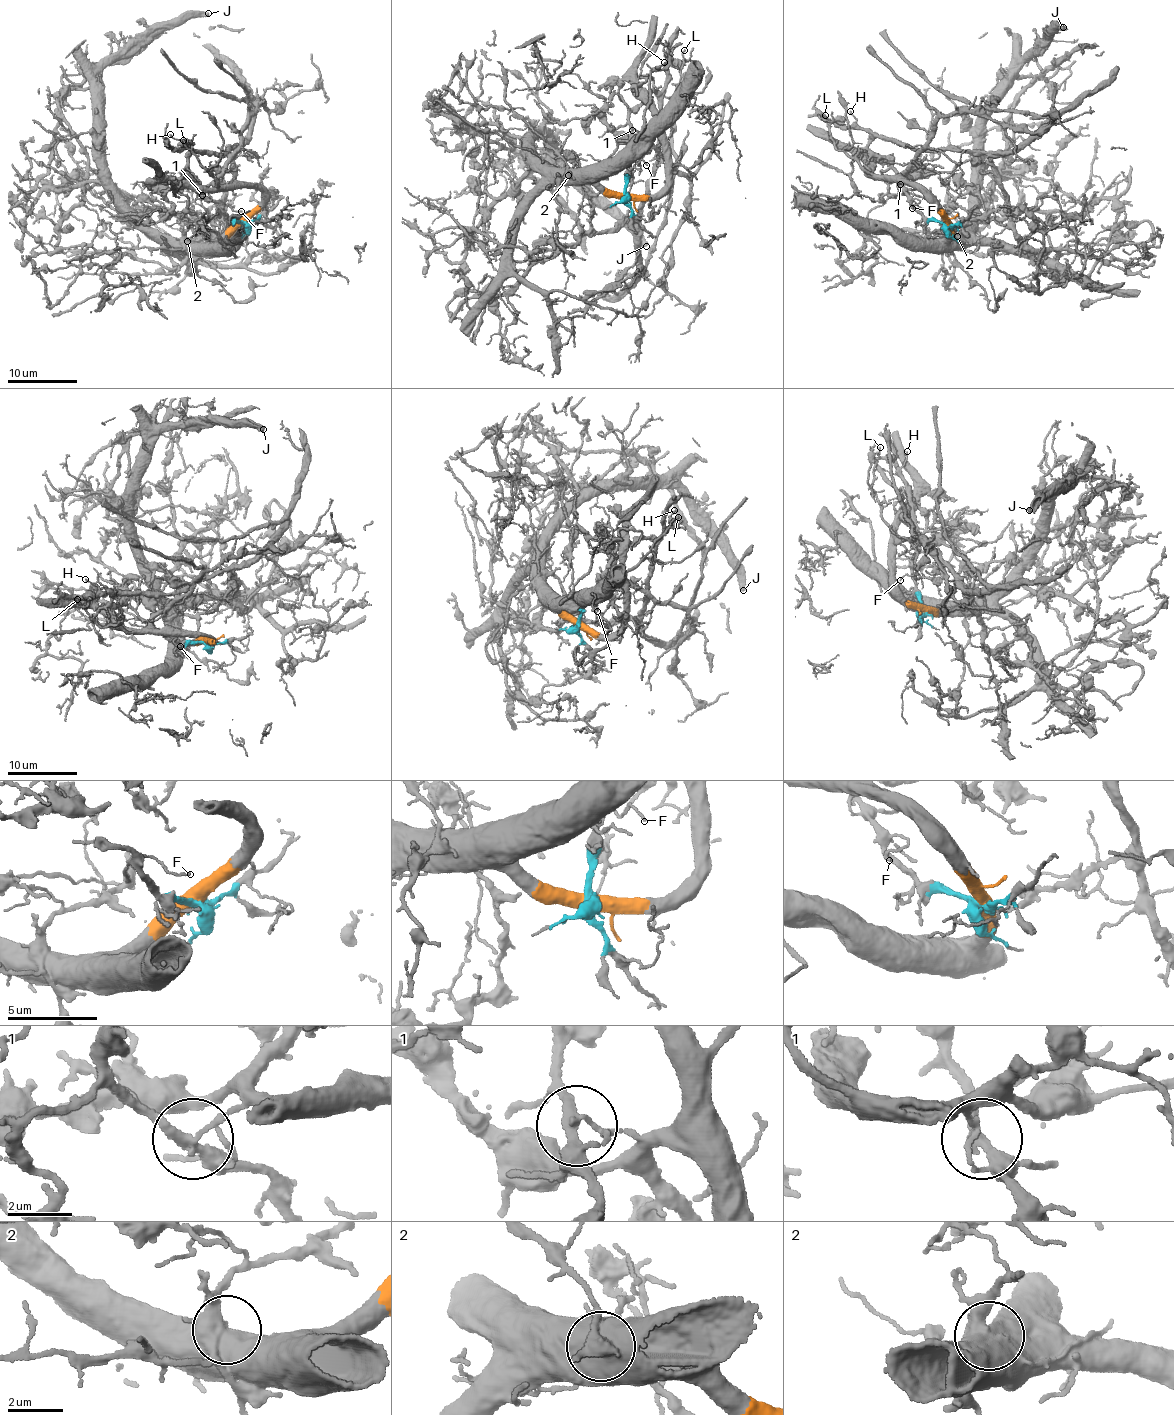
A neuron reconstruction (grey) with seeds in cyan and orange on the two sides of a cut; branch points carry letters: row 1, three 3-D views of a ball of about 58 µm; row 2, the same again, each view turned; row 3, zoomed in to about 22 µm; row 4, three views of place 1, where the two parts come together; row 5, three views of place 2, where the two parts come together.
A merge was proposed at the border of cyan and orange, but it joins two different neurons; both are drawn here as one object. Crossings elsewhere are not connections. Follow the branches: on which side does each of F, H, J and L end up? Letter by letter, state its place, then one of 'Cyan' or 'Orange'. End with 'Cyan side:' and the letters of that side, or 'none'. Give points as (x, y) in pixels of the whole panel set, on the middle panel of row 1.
F: Place: (646, 165). Cyan
H: Place: (664, 62). Cyan
J: Place: (646, 246). Orange
L: Place: (684, 50). Orange
Cyan side: F, H

